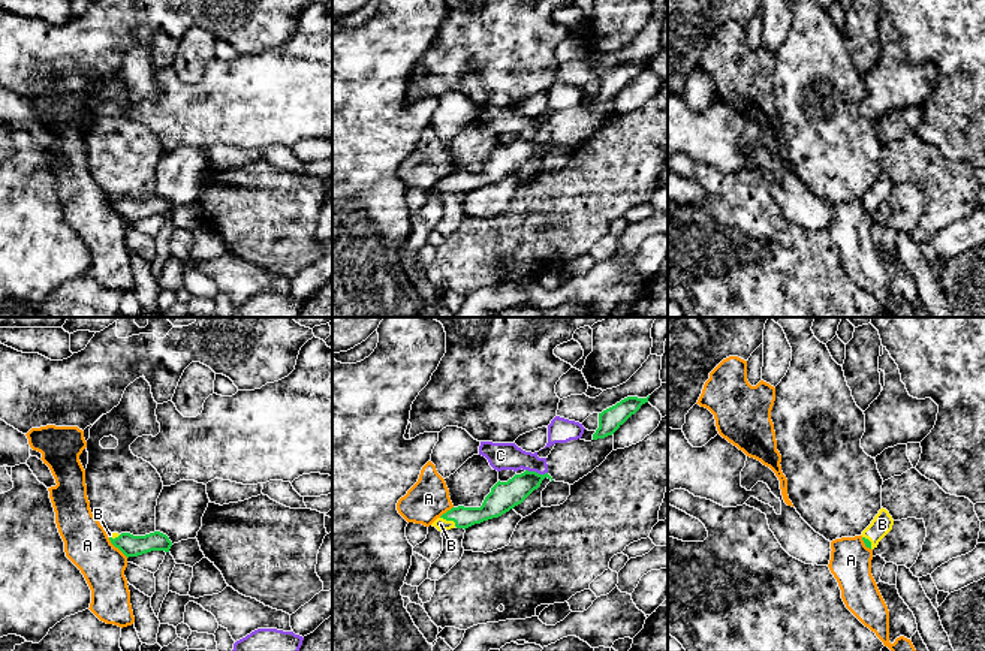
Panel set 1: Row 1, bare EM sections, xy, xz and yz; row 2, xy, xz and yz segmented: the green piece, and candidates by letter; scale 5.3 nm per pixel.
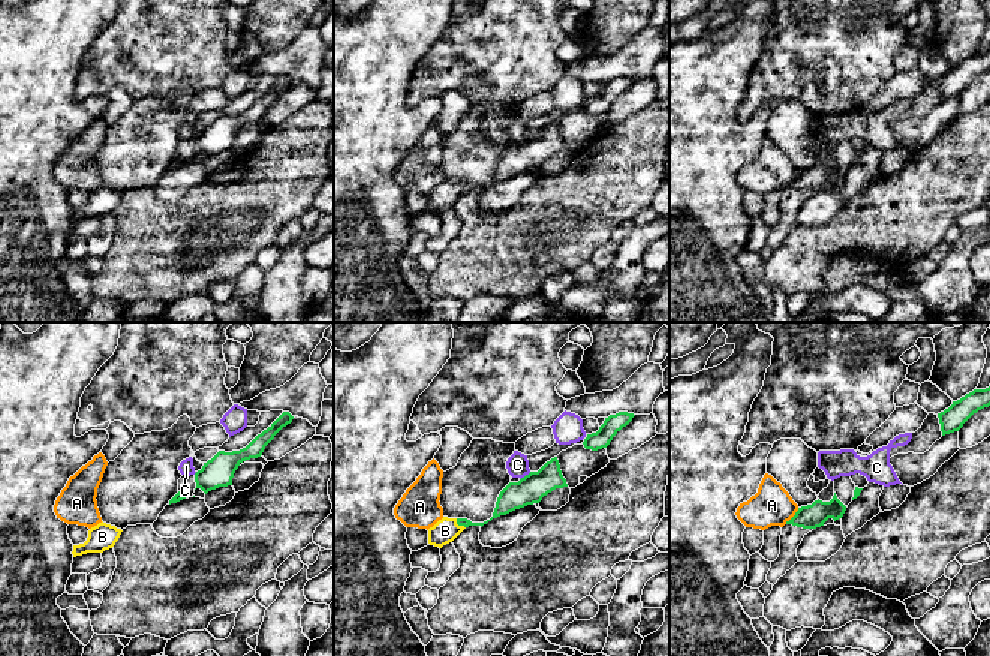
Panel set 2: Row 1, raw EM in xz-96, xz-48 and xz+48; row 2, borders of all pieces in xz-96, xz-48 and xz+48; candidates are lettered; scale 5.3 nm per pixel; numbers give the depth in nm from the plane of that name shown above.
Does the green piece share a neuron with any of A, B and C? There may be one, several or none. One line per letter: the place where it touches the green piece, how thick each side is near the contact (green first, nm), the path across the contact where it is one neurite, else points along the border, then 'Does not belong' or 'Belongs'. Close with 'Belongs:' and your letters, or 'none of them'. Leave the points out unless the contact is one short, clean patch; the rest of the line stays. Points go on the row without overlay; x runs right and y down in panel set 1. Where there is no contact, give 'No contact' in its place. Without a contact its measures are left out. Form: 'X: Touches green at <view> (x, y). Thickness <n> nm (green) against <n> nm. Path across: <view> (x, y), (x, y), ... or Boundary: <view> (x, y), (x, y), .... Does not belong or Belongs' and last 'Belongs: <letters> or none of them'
A: Touches green at xy (117, 211). Thickness 120 nm (green) against 240 nm. Boundary: xy (108, 202), (127, 222). Does not belong
B: Touches green at xz (449, 184). Thickness 120 nm (green) against 70 nm. Path across: xz (493, 171), (478, 180), (449, 184), (440, 189). Belongs
C: Touches green at xz (535, 136). Thickness 160 nm (green) against 140 nm. Does not belong
Belongs: B

